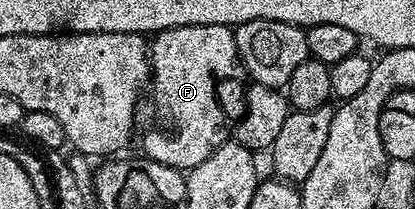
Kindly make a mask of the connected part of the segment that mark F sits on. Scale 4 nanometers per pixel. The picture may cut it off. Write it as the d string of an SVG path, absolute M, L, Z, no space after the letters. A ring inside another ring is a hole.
M176 25L173 29L164 29L162 32L155 34L150 41L150 89L156 92L156 126L148 129L144 133L144 153L143 156L150 161L157 161L163 165L169 165L181 171L191 171L202 163L216 149L222 140L220 134L220 124L224 121L224 113L220 110L220 101L216 98L216 77L232 77L237 72L241 72L242 66L238 47L236 46L235 32L226 25Z

